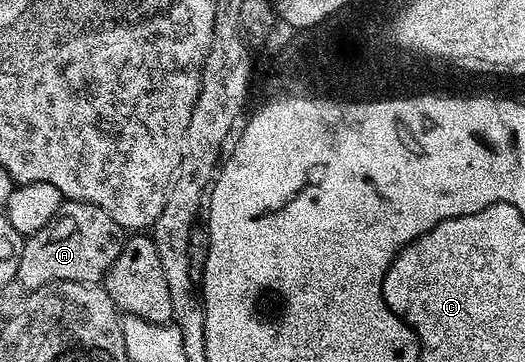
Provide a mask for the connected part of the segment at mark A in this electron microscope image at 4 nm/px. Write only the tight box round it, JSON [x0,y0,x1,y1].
[17,200,125,288]

